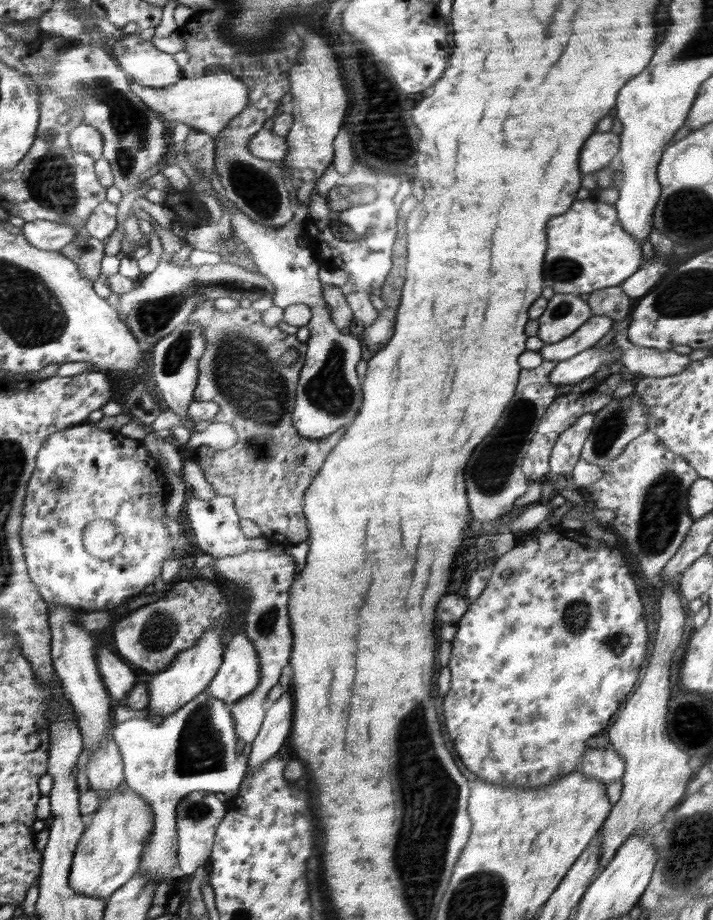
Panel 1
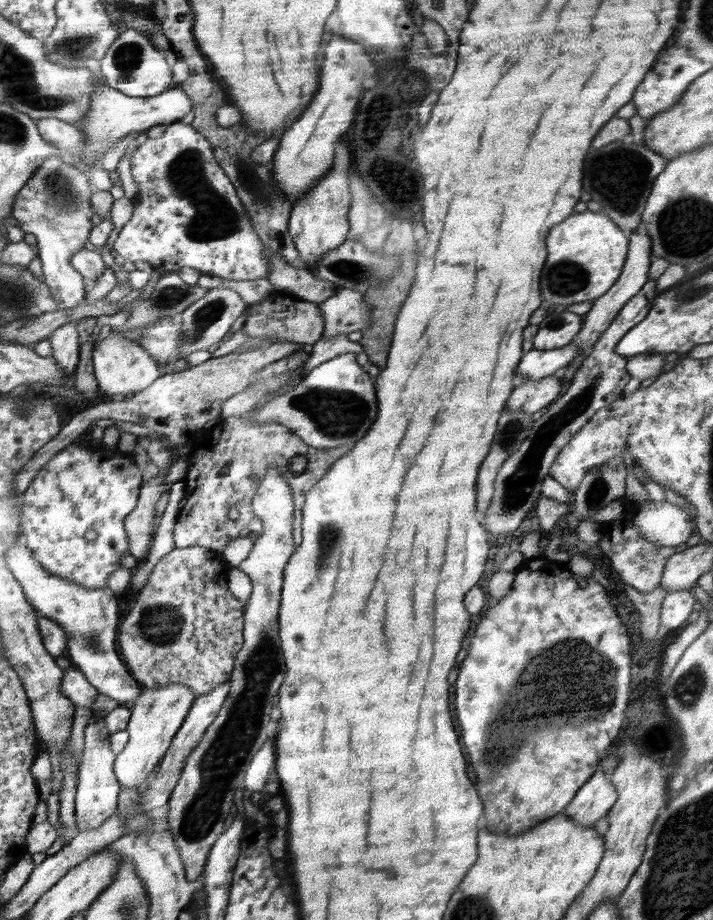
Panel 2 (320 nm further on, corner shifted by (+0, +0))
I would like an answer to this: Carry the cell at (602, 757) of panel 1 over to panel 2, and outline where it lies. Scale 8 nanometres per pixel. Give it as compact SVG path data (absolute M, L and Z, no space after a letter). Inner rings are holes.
M596 772L576 793L563 813L582 826L595 826L602 816L610 812L618 798L618 790L610 775Z

